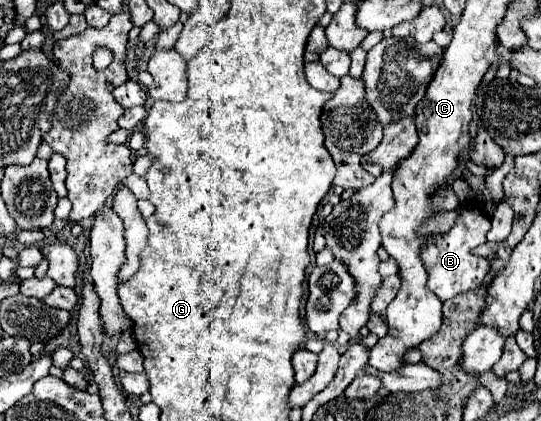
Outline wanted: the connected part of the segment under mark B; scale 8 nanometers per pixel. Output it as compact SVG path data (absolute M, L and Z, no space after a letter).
M464 205L458 221L454 227L444 233L442 237L430 239L430 243L422 249L422 261L426 263L426 269L430 273L428 277L428 287L442 299L452 299L454 295L474 291L480 287L490 271L490 261L484 257L472 255L472 249L486 243L486 233L490 229L490 219L484 215L482 209L474 205Z

